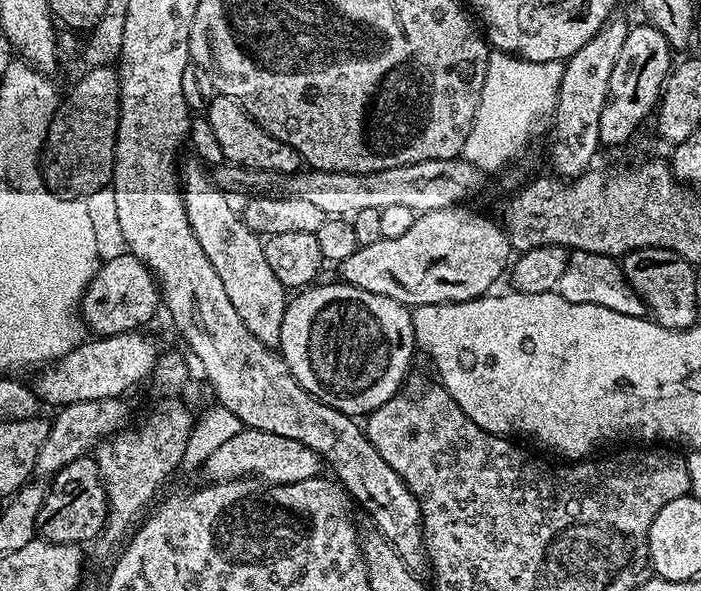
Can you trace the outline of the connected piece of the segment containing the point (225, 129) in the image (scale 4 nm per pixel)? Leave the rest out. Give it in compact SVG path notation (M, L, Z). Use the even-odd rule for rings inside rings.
M217 94L210 102L206 117L215 137L218 138L227 163L281 174L295 173L301 167L300 155L289 144L274 138L266 130L262 130L262 126L255 124L245 108L234 98Z

